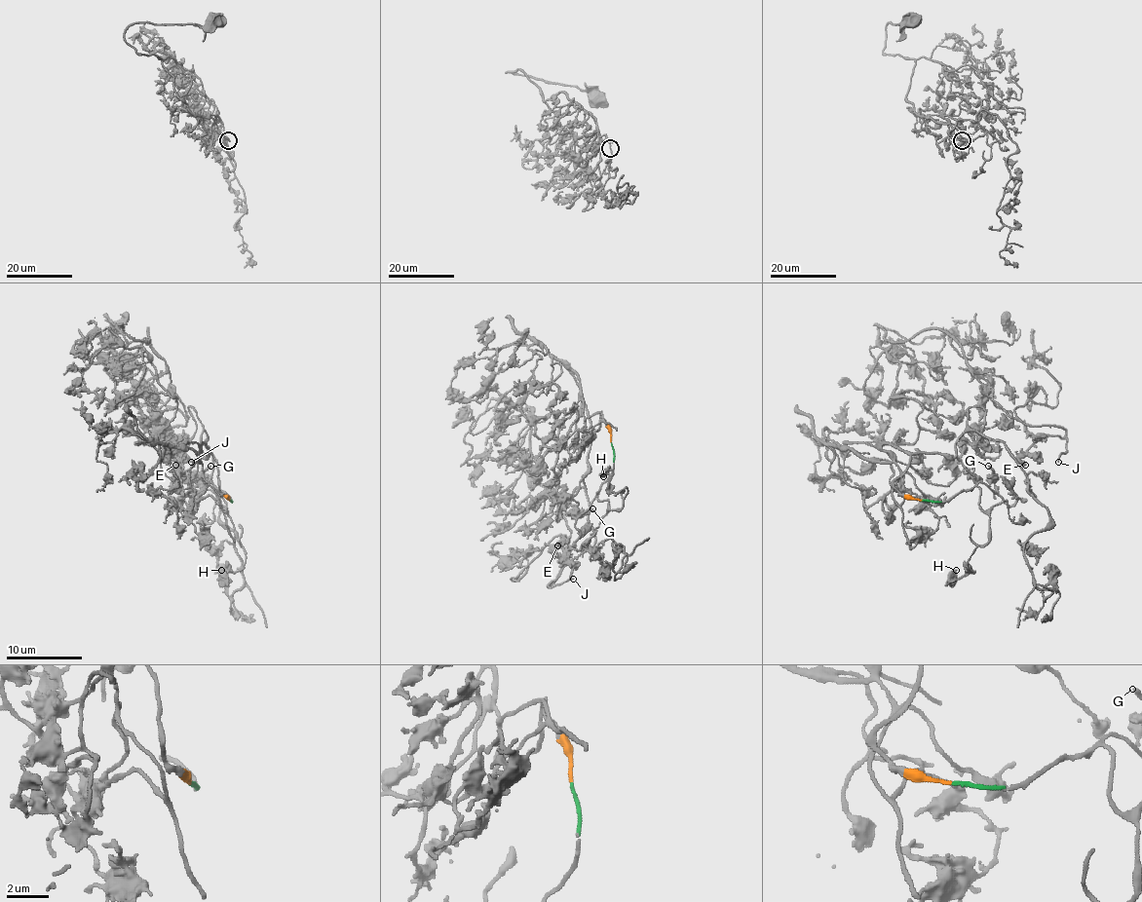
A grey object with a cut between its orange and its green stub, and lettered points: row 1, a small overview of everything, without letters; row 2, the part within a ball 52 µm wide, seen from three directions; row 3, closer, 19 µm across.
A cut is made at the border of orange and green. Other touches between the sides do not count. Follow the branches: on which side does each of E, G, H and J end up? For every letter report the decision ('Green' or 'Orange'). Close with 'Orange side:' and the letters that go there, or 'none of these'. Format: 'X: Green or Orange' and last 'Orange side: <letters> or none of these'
E: Orange
G: Green
H: Green
J: Orange
Orange side: E, J

